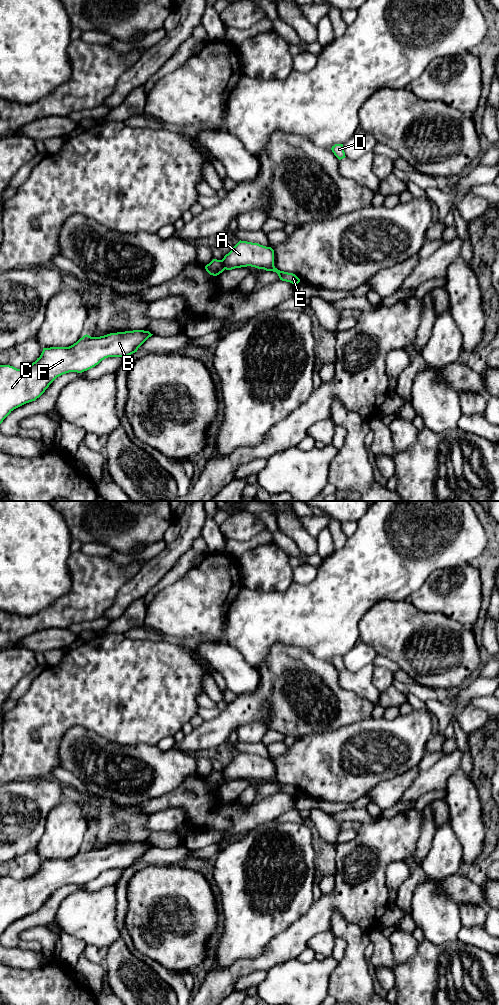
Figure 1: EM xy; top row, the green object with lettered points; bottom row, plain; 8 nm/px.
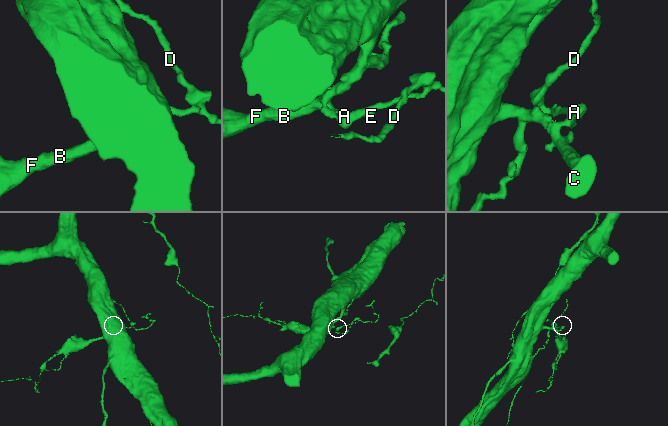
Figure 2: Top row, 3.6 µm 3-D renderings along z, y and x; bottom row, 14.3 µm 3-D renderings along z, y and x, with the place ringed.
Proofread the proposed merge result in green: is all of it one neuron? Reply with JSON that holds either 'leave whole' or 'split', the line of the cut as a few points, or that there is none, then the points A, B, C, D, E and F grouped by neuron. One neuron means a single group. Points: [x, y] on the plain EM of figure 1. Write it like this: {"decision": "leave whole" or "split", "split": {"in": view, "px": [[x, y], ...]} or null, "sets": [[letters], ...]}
{"decision": "split", "split": {"in": "xy", "px": [[221, 772], [225, 780]]}, "sets": [["A", "D", "E"], ["B", "C", "F"]]}

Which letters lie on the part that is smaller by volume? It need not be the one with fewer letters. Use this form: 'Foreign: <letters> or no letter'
Foreign: A, D, E

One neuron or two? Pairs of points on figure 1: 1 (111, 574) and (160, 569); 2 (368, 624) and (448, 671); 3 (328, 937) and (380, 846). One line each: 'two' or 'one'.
1: two
2: one
3: two

